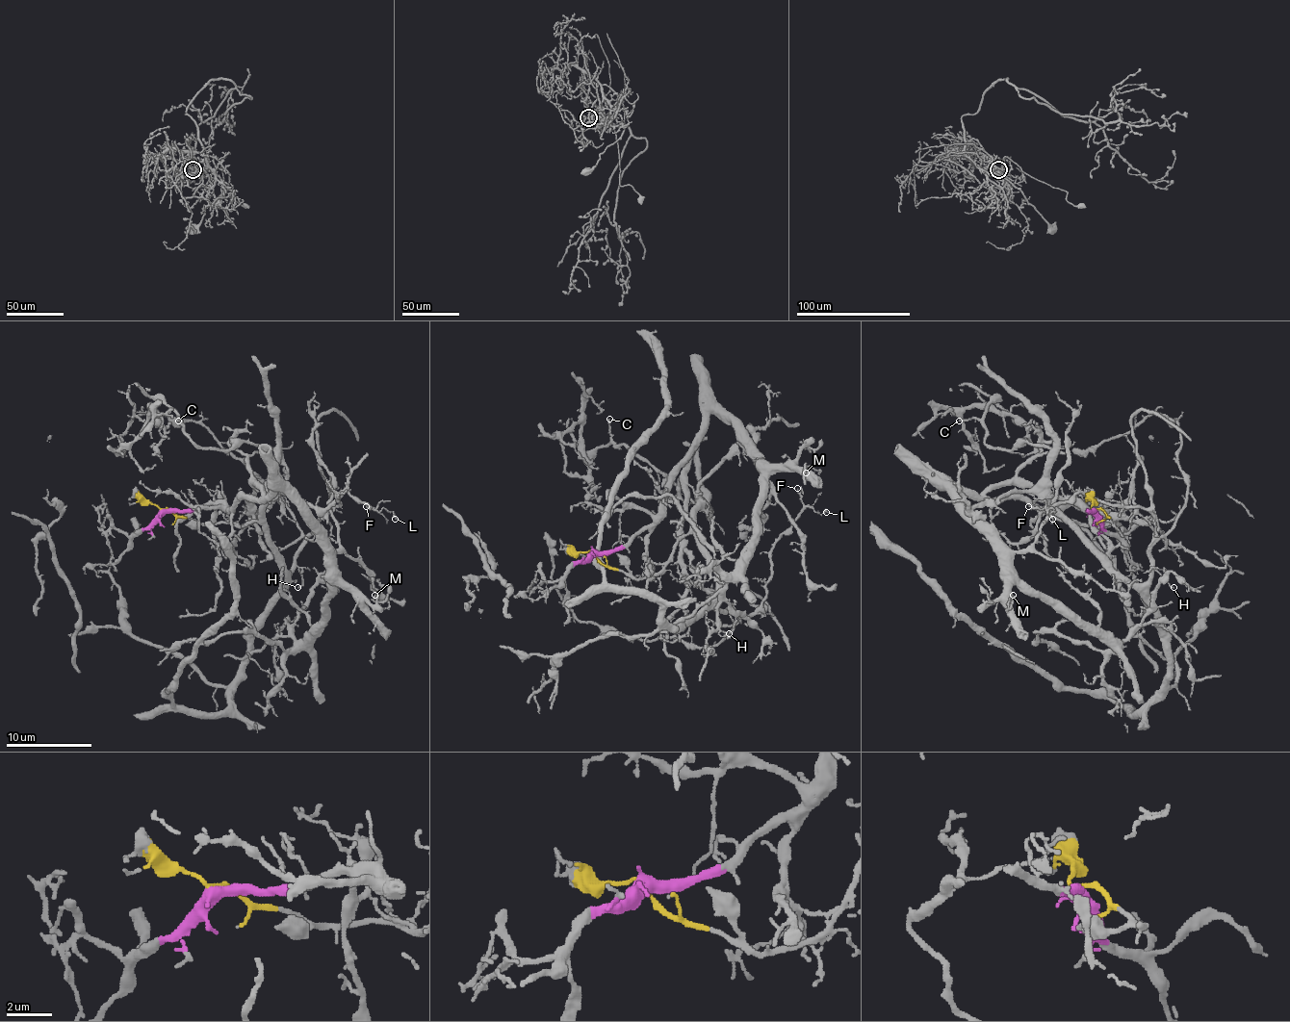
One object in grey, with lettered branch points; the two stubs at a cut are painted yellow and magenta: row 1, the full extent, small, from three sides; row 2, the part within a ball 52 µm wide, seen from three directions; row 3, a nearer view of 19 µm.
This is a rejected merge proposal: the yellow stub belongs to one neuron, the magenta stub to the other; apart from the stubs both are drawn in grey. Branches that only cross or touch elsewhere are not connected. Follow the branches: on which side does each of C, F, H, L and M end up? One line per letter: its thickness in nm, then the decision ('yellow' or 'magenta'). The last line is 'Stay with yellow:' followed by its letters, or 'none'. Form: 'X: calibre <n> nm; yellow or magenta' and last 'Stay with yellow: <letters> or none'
C: calibre 150 nm; yellow
F: calibre 110 nm; yellow
H: calibre 110 nm; yellow
L: calibre 120 nm; yellow
M: calibre 100 nm; magenta
Stay with yellow: C, F, H, L

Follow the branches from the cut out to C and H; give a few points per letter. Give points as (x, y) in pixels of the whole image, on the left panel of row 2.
C: (162, 509), (205, 523), (242, 525), (259, 522), (270, 496), (275, 453), (245, 443), (200, 448), (177, 421)
H: (162, 509), (200, 523), (261, 523), (267, 545), (286, 571), (286, 584), (297, 569), (301, 575), (297, 588)

